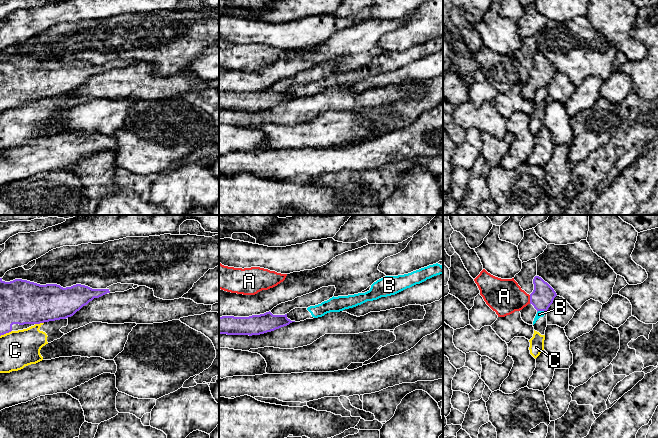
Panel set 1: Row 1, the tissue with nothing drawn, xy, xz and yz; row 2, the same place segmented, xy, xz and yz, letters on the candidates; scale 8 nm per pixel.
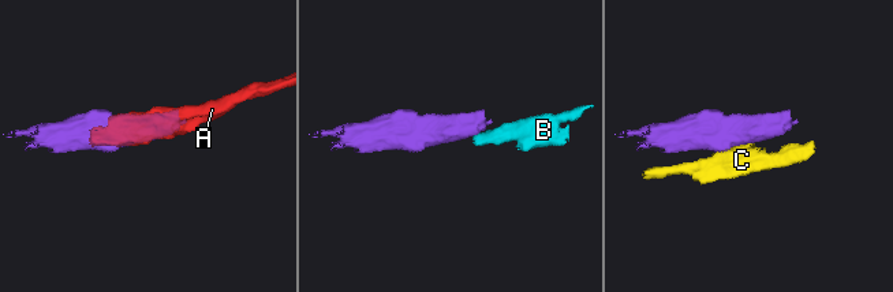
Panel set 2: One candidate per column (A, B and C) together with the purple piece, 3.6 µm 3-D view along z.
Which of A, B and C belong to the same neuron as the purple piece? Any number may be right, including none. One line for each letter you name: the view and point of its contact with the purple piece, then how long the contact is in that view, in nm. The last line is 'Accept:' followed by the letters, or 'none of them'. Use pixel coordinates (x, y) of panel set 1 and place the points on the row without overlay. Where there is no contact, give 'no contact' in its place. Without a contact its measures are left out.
Accept: none of them

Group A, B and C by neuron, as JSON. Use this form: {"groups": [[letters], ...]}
{"groups": [["A"], ["B", "C"]]}

